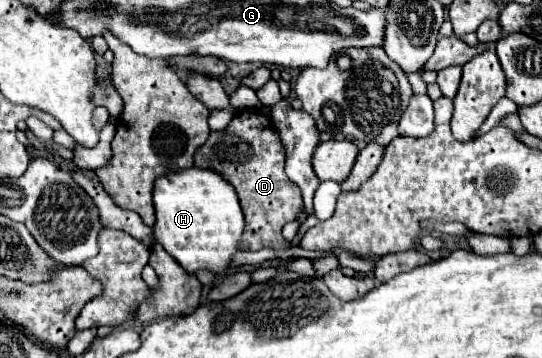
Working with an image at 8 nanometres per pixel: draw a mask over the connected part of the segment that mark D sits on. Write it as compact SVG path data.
M260 108L240 110L222 132L210 132L204 146L194 154L194 166L218 172L234 186L246 218L242 250L284 250L290 246L290 242L282 238L282 226L296 220L302 208L302 194L284 172L284 146L272 122L260 112Z

